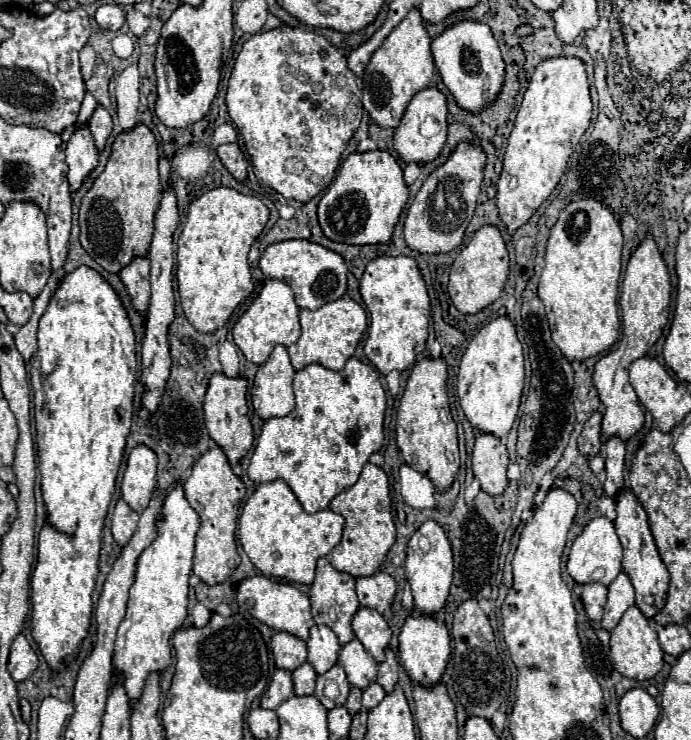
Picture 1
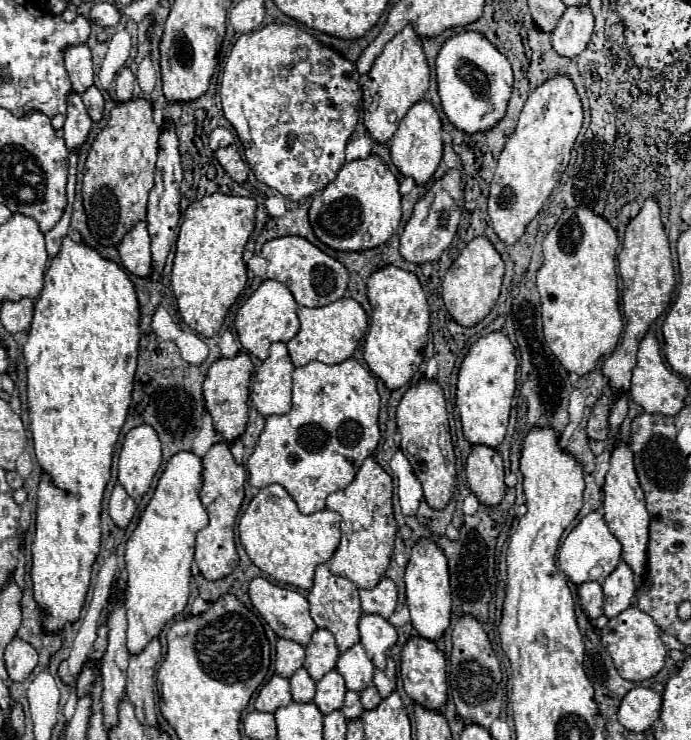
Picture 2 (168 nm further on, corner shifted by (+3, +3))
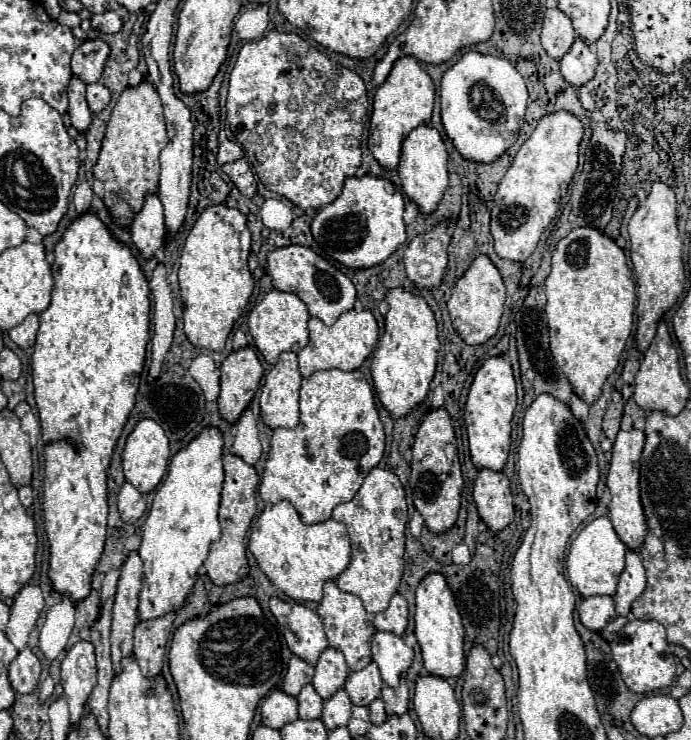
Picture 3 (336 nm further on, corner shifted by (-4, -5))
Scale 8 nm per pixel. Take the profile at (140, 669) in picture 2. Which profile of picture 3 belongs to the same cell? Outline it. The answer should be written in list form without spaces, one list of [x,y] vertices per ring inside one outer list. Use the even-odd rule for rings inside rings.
[[[170,611],[164,617],[136,623],[134,657],[146,677],[154,677],[162,671],[166,641],[168,641],[168,633],[174,617],[176,617],[176,611]]]

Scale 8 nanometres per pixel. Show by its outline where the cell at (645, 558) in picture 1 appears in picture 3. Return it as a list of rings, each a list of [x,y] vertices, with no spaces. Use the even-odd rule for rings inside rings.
[[[634,427],[630,431],[620,429],[614,439],[612,461],[610,461],[610,469],[608,469],[608,477],[606,477],[606,487],[612,495],[612,501],[608,505],[608,517],[610,517],[618,537],[630,549],[640,549],[640,545],[648,533],[646,515],[644,515],[644,509],[640,503],[640,485],[638,485],[642,447],[644,447],[644,431],[642,429],[634,429]]]

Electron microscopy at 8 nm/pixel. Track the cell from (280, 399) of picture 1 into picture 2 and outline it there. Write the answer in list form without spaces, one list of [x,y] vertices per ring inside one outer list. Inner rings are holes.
[[[273,343],[269,357],[255,371],[251,385],[251,403],[263,417],[289,413],[293,369],[285,343]]]

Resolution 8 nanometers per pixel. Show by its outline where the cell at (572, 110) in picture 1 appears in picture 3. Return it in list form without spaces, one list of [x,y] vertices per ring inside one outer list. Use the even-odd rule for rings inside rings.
[[[558,111],[542,117],[530,139],[520,147],[492,203],[490,231],[498,257],[522,263],[535,251],[542,231],[556,217],[560,199],[578,167],[578,145],[582,135],[582,123],[572,113]]]

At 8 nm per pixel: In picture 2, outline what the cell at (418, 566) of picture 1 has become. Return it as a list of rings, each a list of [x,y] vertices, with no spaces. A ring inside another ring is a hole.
[[[421,539],[411,551],[409,565],[405,569],[407,605],[411,611],[411,623],[415,631],[431,641],[437,641],[449,627],[451,617],[451,591],[449,591],[449,569],[443,549],[431,539]]]

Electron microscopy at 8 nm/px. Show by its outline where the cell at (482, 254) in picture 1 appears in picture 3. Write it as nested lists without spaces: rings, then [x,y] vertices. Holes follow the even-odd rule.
[[[478,255],[472,261],[470,269],[458,279],[448,299],[448,313],[450,313],[452,325],[458,331],[458,335],[464,339],[464,343],[482,345],[490,337],[496,335],[500,317],[502,317],[502,309],[504,309],[504,297],[506,297],[506,289],[504,289],[498,269],[486,255]]]

